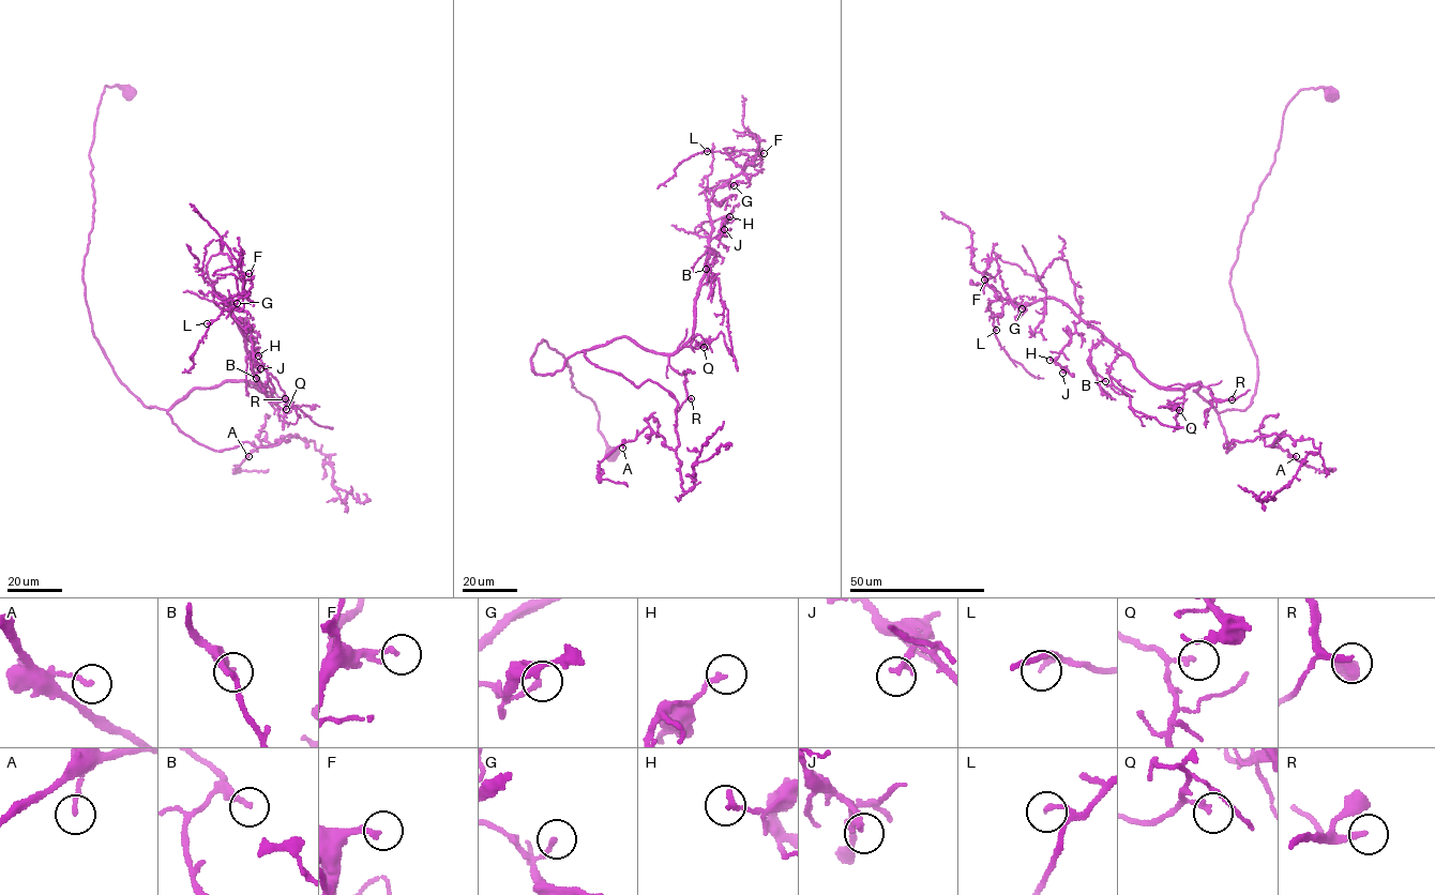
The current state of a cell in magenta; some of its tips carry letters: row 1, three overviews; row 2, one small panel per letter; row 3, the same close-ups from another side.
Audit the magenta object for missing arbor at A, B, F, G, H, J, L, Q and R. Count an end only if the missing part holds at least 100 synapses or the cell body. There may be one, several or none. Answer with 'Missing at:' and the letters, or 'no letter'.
Missing at: R

